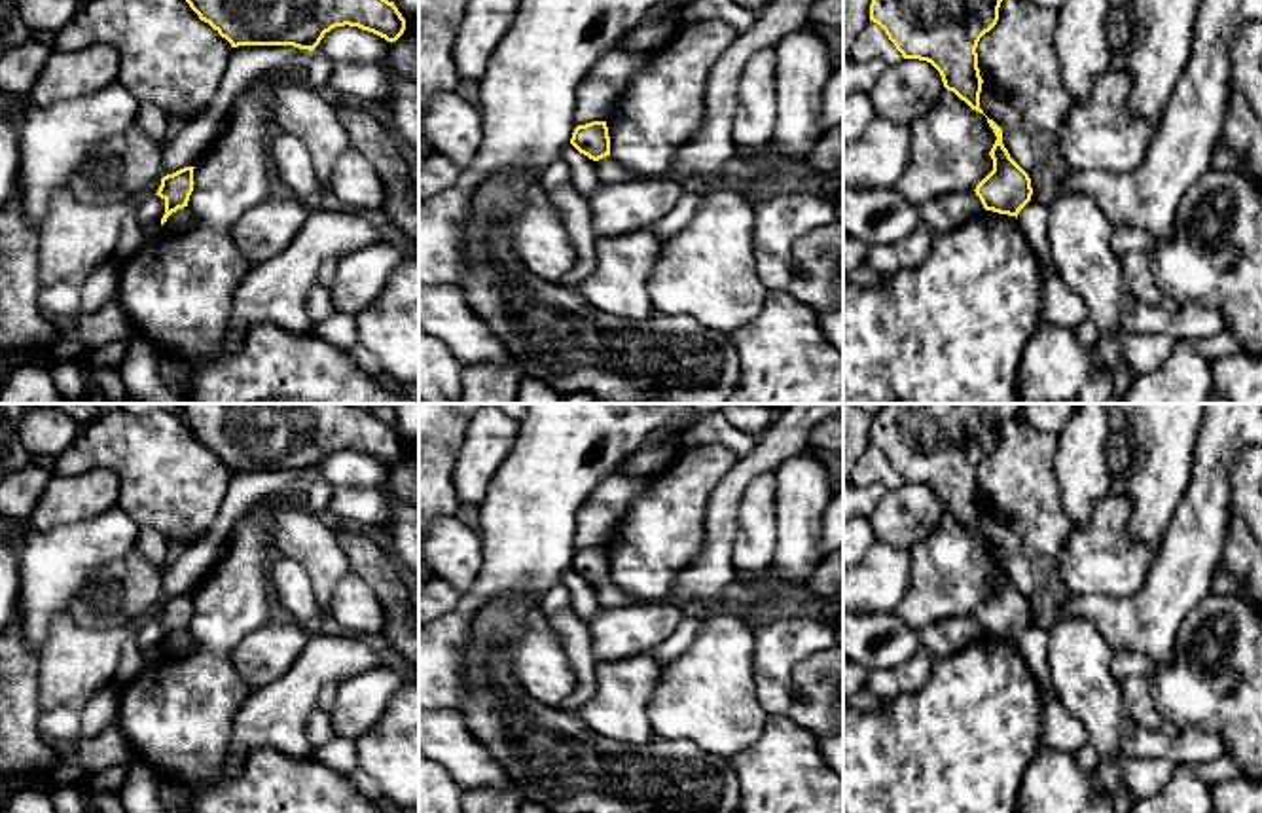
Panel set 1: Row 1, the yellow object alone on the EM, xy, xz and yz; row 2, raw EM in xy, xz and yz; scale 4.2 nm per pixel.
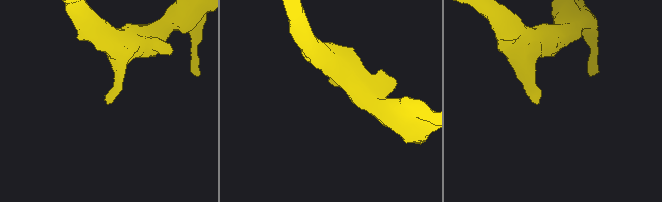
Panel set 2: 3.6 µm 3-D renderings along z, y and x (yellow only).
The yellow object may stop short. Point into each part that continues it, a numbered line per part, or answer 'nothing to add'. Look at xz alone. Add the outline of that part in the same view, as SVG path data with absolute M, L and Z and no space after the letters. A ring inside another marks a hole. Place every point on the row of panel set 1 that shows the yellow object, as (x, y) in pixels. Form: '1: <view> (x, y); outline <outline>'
nothing to add

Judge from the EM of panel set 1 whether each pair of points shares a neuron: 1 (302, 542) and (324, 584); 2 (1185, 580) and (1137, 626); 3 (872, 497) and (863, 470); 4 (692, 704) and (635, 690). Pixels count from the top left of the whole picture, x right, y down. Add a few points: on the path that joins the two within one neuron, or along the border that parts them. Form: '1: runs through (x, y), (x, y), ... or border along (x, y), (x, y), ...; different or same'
1: runs through (311, 552), (324, 565), (324, 575); same
2: runs through (1173, 592), (1149, 616); same
3: border along (863, 484), (883, 484), (889, 489); different
4: border along (666, 662), (649, 700), (652, 736); different

